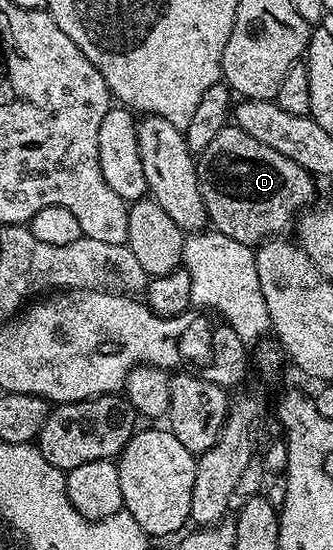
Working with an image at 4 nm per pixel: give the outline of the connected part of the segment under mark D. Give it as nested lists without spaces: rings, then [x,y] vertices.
[[[228,123],[221,131],[217,131],[213,143],[209,143],[209,147],[205,147],[203,152],[198,154],[197,164],[199,194],[203,206],[207,209],[208,222],[218,232],[226,233],[237,242],[250,247],[280,235],[287,235],[290,229],[292,232],[297,218],[315,197],[316,178],[309,171],[305,171],[305,167],[293,163],[293,159],[285,159],[281,151],[273,151],[273,147],[267,147],[265,143],[261,143],[261,139],[255,139],[234,123]]]

